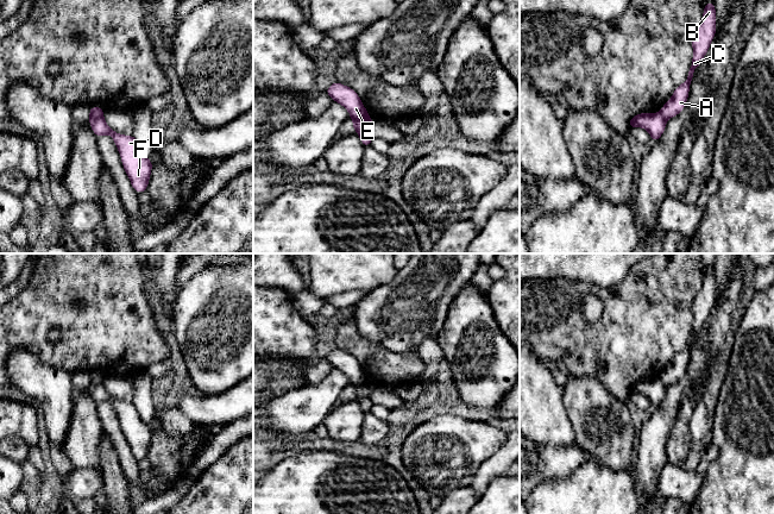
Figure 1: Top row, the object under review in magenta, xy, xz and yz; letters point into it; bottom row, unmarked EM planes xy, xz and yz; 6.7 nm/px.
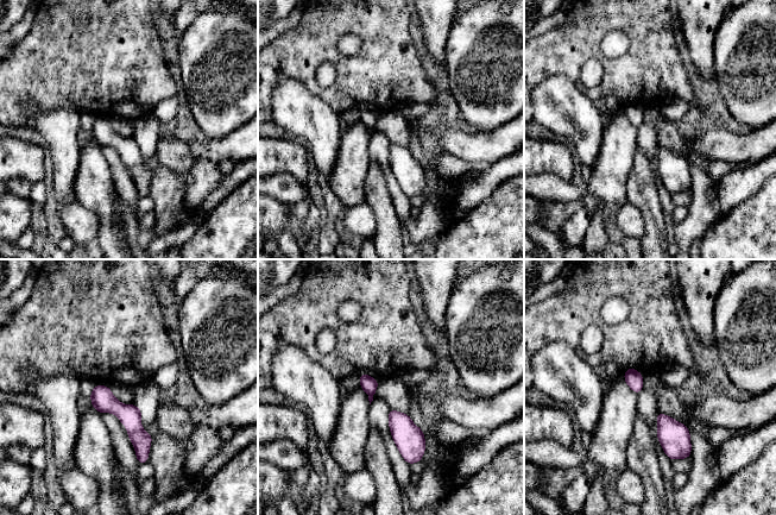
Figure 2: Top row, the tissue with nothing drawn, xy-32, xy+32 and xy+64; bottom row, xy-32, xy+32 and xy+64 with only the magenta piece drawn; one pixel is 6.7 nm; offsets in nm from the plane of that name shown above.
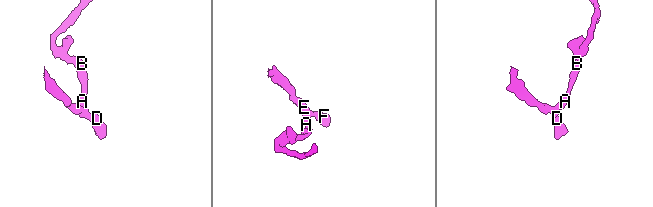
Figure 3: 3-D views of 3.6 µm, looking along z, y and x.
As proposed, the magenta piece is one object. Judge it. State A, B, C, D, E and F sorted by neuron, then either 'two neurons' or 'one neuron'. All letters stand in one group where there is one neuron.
groups A B C / D E F; two neurons

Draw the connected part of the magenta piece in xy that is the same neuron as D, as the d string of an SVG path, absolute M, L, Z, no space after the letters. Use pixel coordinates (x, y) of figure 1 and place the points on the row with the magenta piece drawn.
M88 115L92 131L96 137L111 134L121 157L122 167L130 178L133 189L140 194L147 189L152 170L152 161L140 151L138 139L112 130L103 117Z

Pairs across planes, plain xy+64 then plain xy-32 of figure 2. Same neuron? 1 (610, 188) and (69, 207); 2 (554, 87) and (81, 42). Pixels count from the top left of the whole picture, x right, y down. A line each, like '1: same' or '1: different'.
1: different
2: different

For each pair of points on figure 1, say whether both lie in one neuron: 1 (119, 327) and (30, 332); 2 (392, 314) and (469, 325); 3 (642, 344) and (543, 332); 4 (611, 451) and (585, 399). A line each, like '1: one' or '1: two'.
1: one
2: two
3: one
4: one

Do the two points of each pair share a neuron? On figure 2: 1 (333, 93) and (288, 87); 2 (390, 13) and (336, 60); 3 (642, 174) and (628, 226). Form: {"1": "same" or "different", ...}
{"1": "different", "2": "same", "3": "different"}

